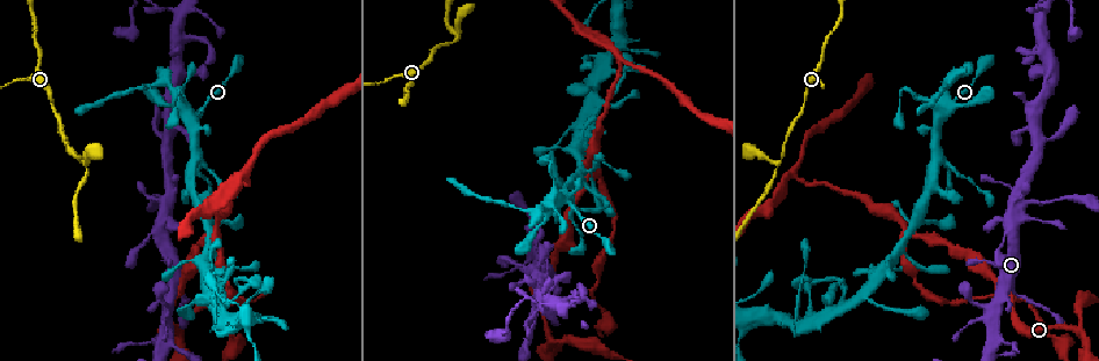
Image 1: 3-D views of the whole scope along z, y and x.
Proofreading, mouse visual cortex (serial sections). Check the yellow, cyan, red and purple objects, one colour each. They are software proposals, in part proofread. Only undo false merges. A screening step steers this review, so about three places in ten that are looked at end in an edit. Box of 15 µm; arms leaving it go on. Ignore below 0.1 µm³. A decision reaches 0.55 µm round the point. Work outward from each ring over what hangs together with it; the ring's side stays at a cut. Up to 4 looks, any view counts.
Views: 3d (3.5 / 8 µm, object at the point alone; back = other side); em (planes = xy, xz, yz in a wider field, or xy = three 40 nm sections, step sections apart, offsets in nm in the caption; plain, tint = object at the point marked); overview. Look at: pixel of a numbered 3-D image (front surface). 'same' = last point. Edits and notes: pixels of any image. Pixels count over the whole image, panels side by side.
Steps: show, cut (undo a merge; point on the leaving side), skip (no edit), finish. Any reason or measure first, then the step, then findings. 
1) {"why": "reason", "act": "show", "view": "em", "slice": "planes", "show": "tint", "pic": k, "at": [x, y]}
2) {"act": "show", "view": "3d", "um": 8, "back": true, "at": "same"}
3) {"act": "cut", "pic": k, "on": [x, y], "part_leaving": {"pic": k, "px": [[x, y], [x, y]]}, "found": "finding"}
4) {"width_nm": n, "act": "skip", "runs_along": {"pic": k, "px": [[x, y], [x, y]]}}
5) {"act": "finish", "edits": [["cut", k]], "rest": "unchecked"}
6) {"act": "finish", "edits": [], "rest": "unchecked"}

{"why": "sharp bend", "act": "show", "view": "3d", "um": 3.5, "pic": 1, "at": [951, 81]}

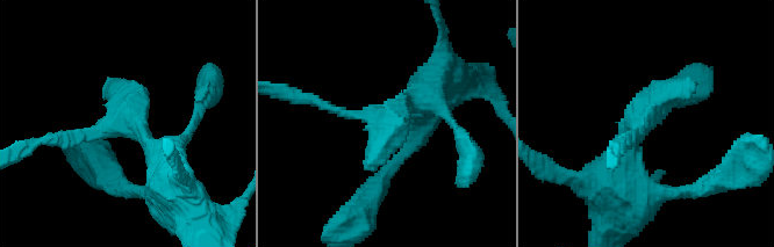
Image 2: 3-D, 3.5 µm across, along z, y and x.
{"act": "skip", "found": "continuous, no second cell"}

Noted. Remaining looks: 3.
{"why": "thin arm on a thick one", "act": "show", "view": "3d", "um": 8, "pic": 1, "at": [219, 309]}

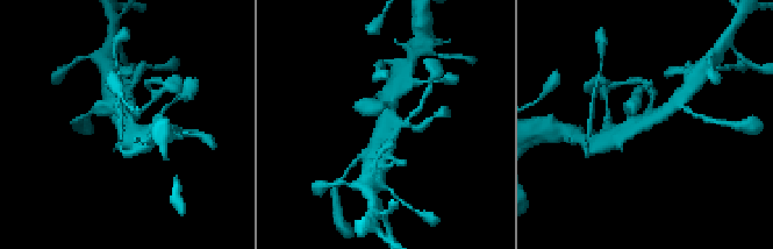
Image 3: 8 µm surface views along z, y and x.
{"why": "zoom in", "act": "show", "view": "3d", "um": 3.5, "pic": 3, "at": [384, 126]}

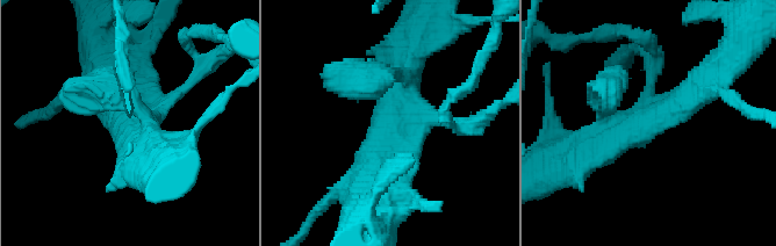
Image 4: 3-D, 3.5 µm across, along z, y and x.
{"act": "skip", "runs_along": {"pic": 4, "px": [[710, 74], [687, 100], [591, 150]]}, "found": "all the same cell"}

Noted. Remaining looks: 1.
{"act": "finish", "edits": [], "rest": "unchecked"}

